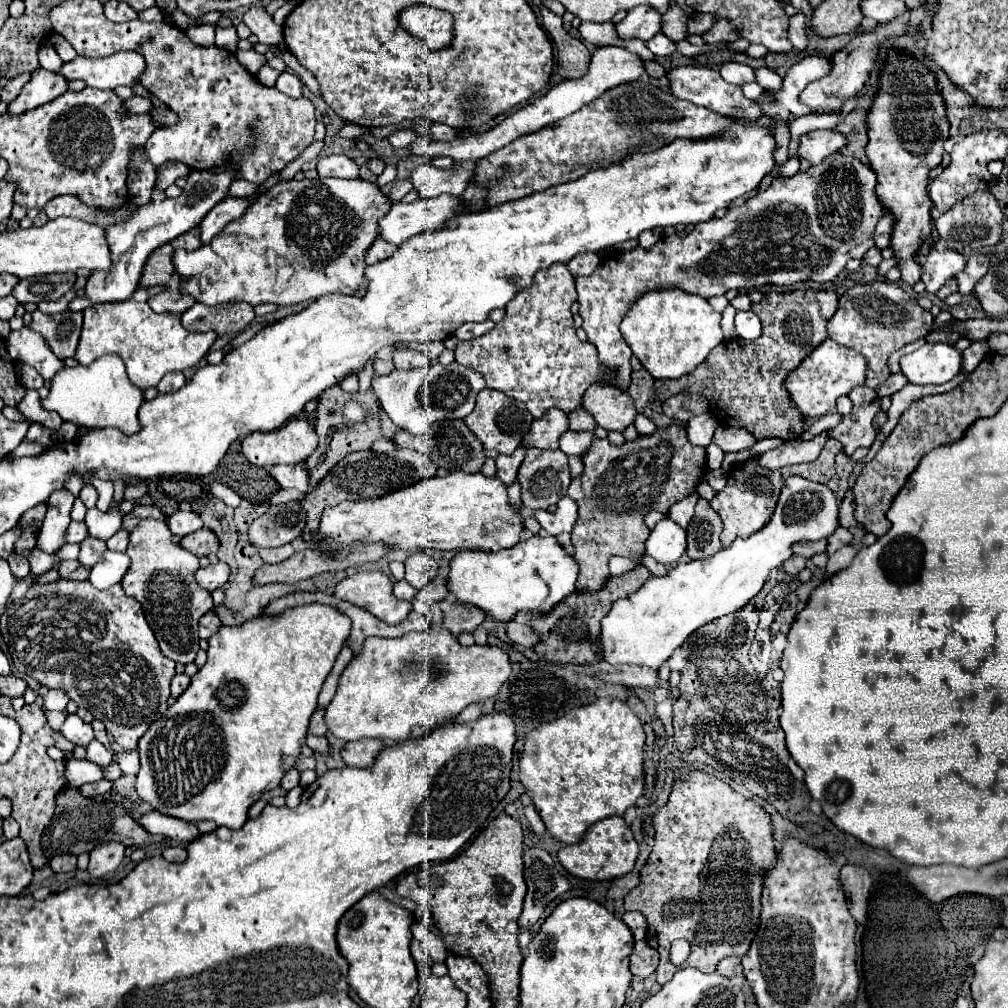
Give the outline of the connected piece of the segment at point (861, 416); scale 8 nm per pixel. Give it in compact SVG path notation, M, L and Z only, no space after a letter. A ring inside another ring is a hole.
M880 400L858 406L848 416L844 416L836 428L828 430L828 436L842 442L846 456L852 456L854 450L860 446L870 448L878 434L876 428L872 426L872 420L878 412L880 412Z

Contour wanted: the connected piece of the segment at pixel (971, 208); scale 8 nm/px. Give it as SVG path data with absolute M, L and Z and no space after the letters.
M978 190L970 196L966 196L966 200L954 204L946 214L942 214L936 220L936 230L938 230L940 238L944 240L946 248L968 254L972 250L990 248L1000 240L1002 218L1004 218L1004 214L998 206L998 200L994 198L994 194L988 190Z

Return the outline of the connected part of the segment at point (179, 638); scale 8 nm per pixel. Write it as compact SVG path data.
M142 520L130 534L126 554L132 564L122 580L122 588L142 604L162 654L180 664L194 662L196 652L200 650L198 620L214 608L212 596L194 580L194 572L200 568L198 556L190 554L180 544L174 544L172 532L162 520Z

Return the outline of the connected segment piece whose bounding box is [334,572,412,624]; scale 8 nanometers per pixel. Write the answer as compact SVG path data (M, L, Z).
M356 572L356 574L344 578L342 582L338 582L334 596L340 598L340 600L346 600L346 602L350 602L350 604L354 604L358 608L368 610L370 614L374 614L376 618L384 620L386 624L402 622L412 610L412 602L398 600L392 594L392 580L384 572Z

